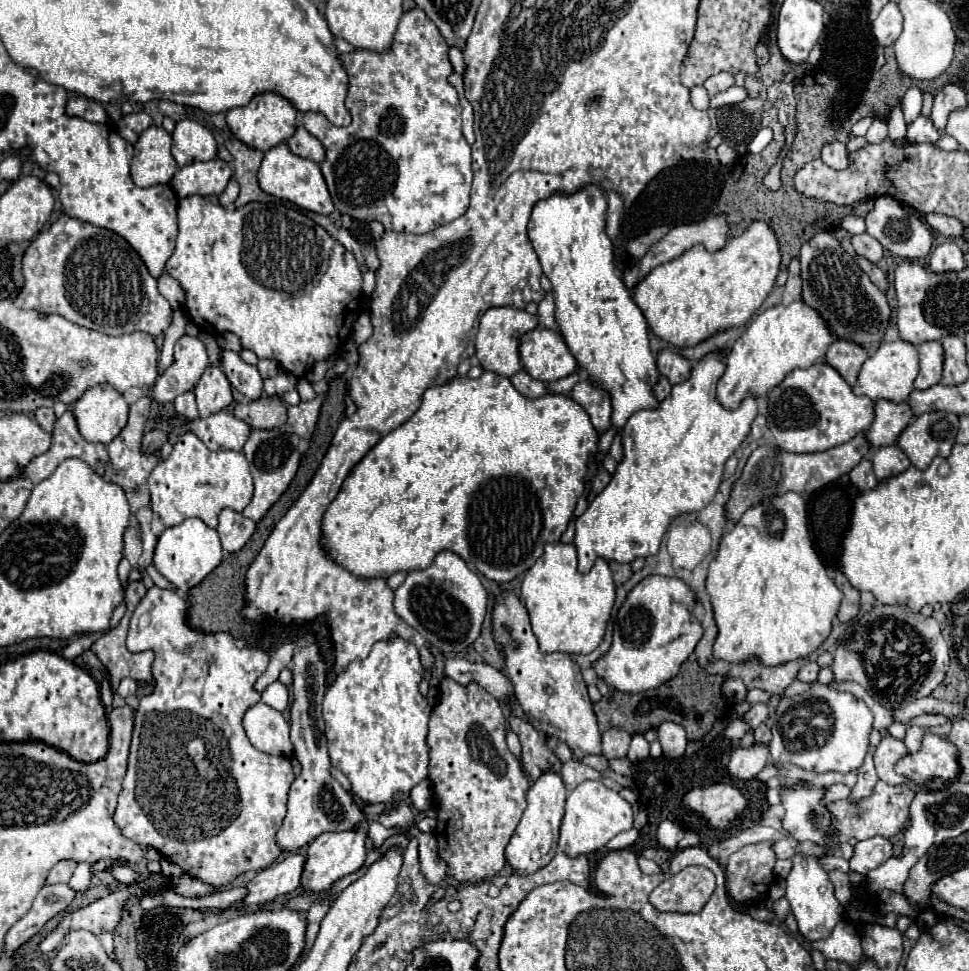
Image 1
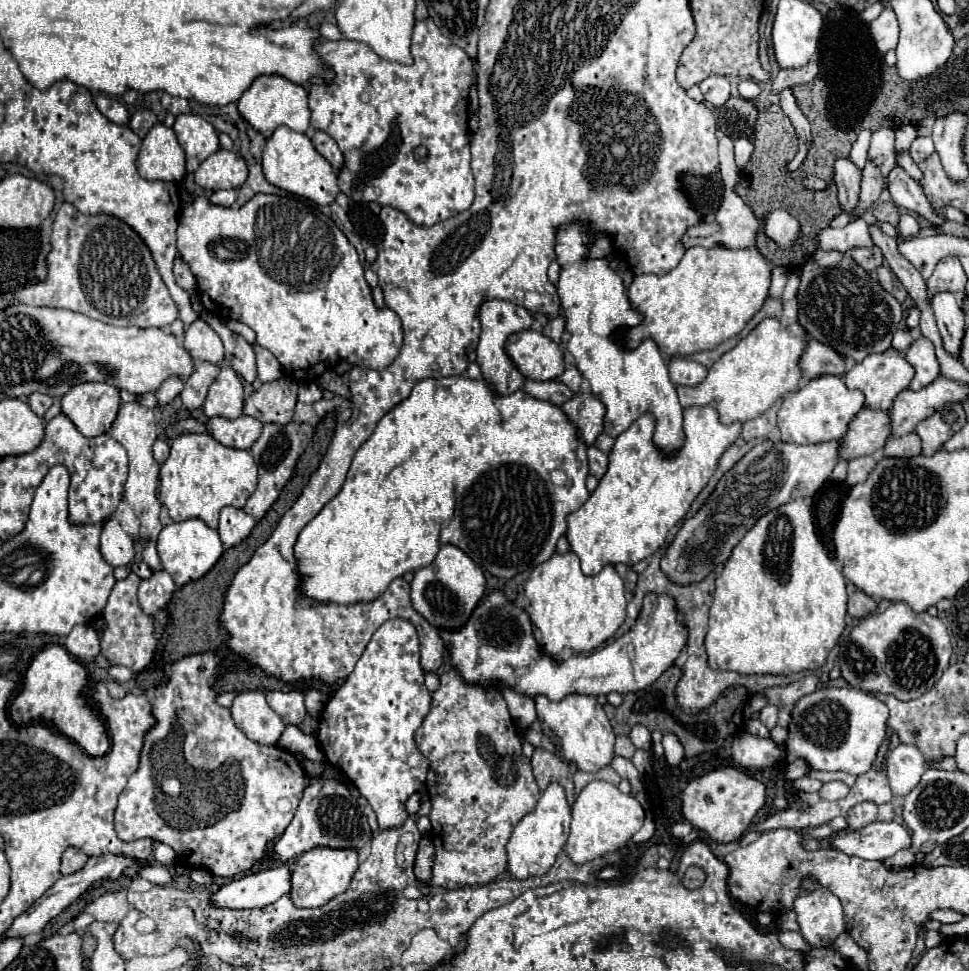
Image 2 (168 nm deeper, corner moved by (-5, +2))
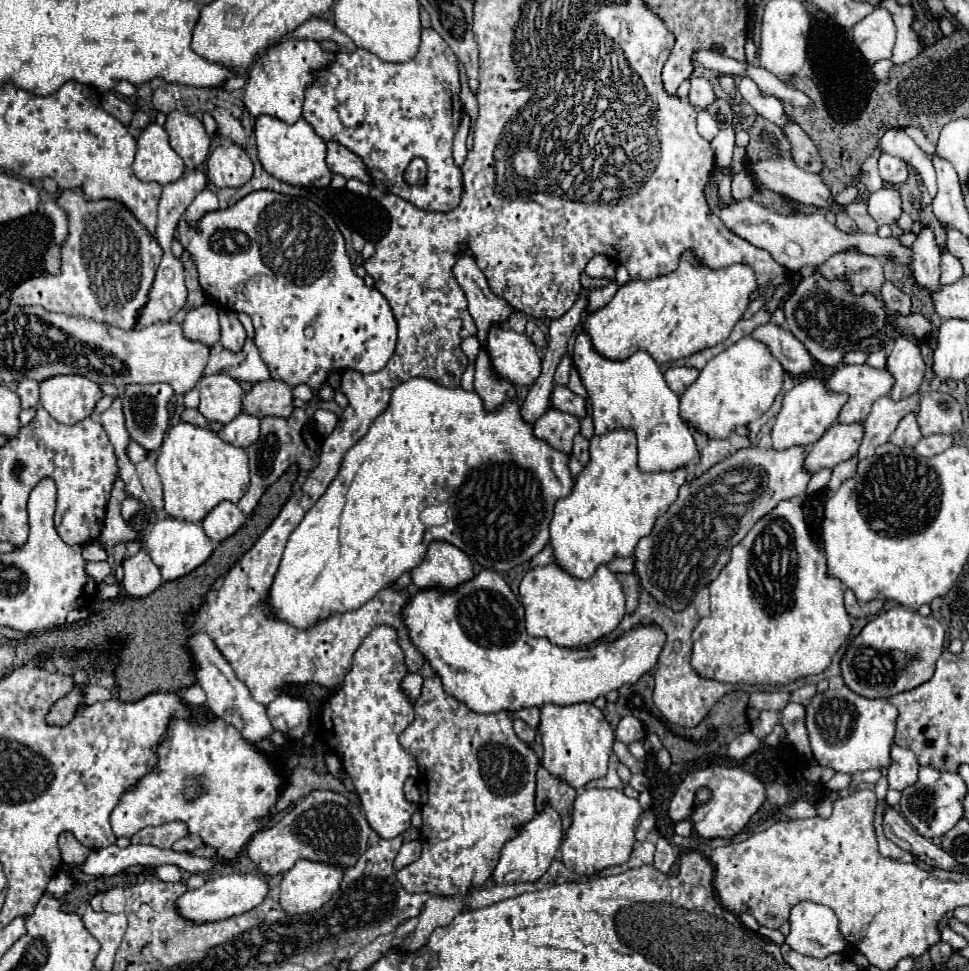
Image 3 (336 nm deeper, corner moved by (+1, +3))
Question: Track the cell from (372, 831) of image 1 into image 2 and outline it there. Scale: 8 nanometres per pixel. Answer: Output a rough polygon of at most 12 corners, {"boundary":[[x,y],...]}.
{"boundary":[[386,620],[320,716],[324,756],[408,818],[428,760],[420,642]]}

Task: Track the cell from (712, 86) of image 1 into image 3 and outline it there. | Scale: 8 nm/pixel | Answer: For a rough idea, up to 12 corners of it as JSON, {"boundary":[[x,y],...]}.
{"boundary":[[692,77],[690,103],[706,109],[716,101],[714,85]]}

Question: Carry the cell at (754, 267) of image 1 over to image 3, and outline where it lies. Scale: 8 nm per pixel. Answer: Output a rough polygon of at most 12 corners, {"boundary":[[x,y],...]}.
{"boundary":[[752,267],[630,279],[582,329],[606,359],[656,363],[722,343],[758,283]]}

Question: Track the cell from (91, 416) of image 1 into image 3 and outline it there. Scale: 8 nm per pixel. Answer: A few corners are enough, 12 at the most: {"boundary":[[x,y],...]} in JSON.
{"boundary":[[82,375],[40,383],[40,405],[60,423],[80,423],[104,397]]}

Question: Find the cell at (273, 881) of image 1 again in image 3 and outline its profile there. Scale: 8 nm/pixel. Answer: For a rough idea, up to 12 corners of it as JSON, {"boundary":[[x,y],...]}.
{"boundary":[[232,873],[184,893],[176,905],[194,923],[254,909],[264,875]]}

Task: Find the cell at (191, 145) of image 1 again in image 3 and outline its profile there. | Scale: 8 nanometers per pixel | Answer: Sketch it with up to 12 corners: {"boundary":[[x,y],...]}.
{"boundary":[[172,111],[164,129],[188,171],[210,153],[198,117]]}

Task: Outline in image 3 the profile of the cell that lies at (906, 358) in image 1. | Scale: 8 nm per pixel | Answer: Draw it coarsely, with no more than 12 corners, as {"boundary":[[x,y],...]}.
{"boundary":[[840,365],[828,381],[848,393],[840,423],[862,423],[892,391],[888,369]]}

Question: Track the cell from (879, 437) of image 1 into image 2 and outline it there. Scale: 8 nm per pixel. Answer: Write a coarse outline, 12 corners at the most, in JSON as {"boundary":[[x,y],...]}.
{"boundary":[[862,408],[842,436],[848,462],[874,454],[890,436],[888,412]]}

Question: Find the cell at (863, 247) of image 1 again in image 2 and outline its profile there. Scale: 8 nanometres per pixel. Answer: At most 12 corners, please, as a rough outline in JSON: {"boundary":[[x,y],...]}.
{"boundary":[[878,246],[854,248],[850,256],[866,272],[884,264]]}

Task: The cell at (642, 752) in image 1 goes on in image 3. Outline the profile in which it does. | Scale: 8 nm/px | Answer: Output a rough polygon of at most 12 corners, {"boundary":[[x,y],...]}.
{"boundary":[[636,717],[618,723],[616,739],[622,743],[642,741],[646,731]]}

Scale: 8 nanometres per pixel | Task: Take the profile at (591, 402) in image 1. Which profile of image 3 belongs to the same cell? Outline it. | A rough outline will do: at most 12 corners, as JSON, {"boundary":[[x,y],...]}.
{"boundary":[[548,409],[534,435],[570,453],[580,417]]}

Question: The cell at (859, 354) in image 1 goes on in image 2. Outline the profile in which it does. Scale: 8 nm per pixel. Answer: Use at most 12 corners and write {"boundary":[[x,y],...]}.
{"boundary":[[808,340],[798,366],[806,380],[842,376],[844,360]]}

